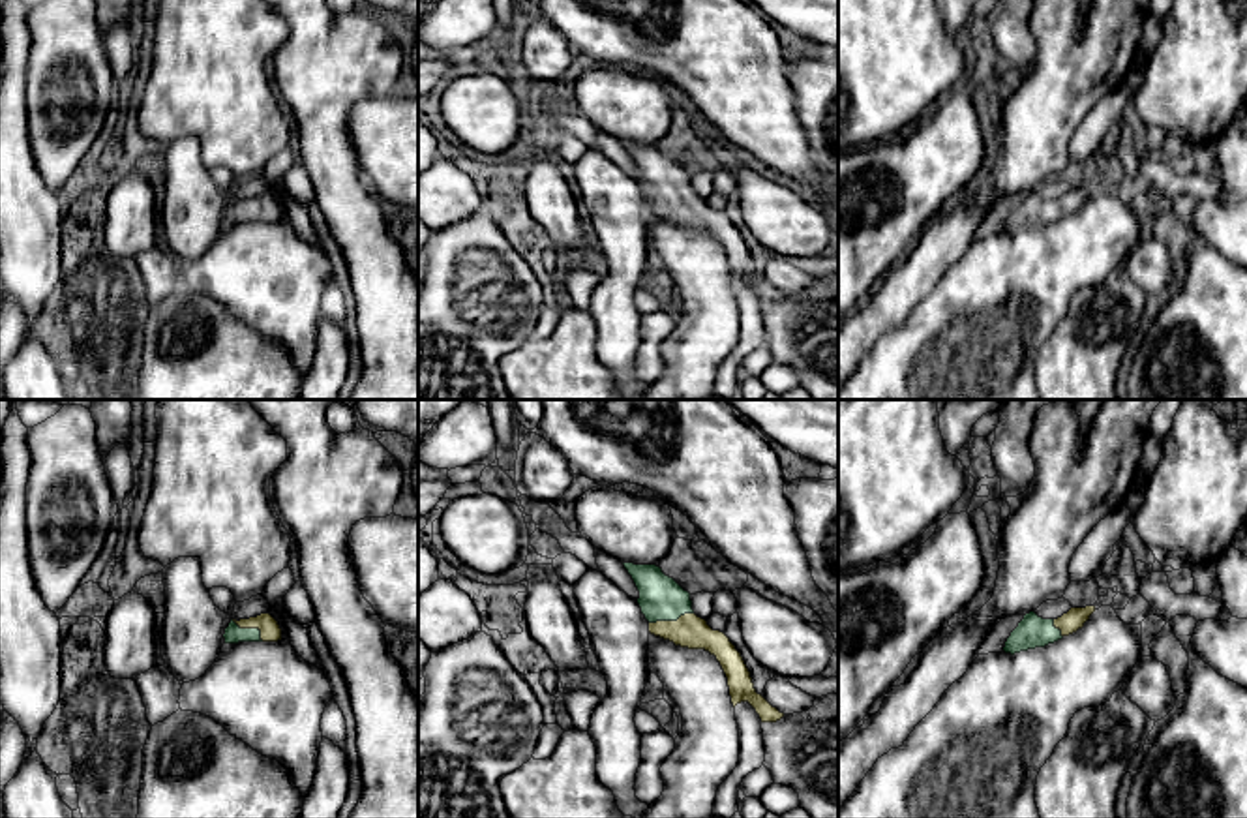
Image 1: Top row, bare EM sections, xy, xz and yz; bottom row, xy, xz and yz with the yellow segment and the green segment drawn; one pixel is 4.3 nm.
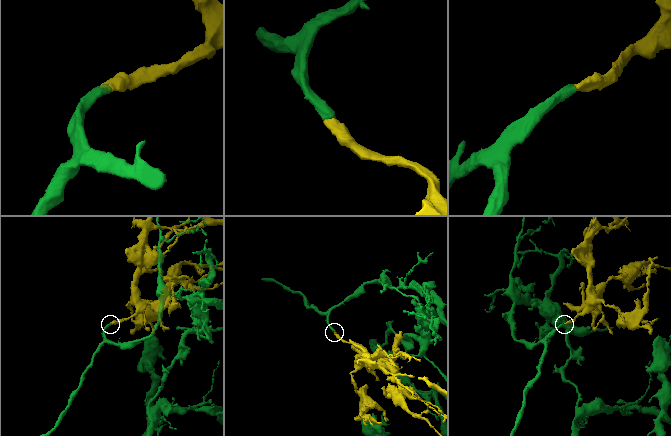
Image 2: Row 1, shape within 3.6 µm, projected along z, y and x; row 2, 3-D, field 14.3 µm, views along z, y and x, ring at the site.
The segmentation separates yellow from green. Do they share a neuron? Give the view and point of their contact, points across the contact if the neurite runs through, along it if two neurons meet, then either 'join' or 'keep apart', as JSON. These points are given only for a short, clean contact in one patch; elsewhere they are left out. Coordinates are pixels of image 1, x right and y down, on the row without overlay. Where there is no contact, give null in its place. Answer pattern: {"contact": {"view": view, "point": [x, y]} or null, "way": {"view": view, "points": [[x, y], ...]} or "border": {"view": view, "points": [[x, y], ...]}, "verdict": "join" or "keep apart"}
{"contact": {"view": "xz", "point": [670, 201]}, "way": {"view": "xz", "points": [[689, 211], [670, 201], [670, 192], [661, 177]]}, "verdict": "join"}

